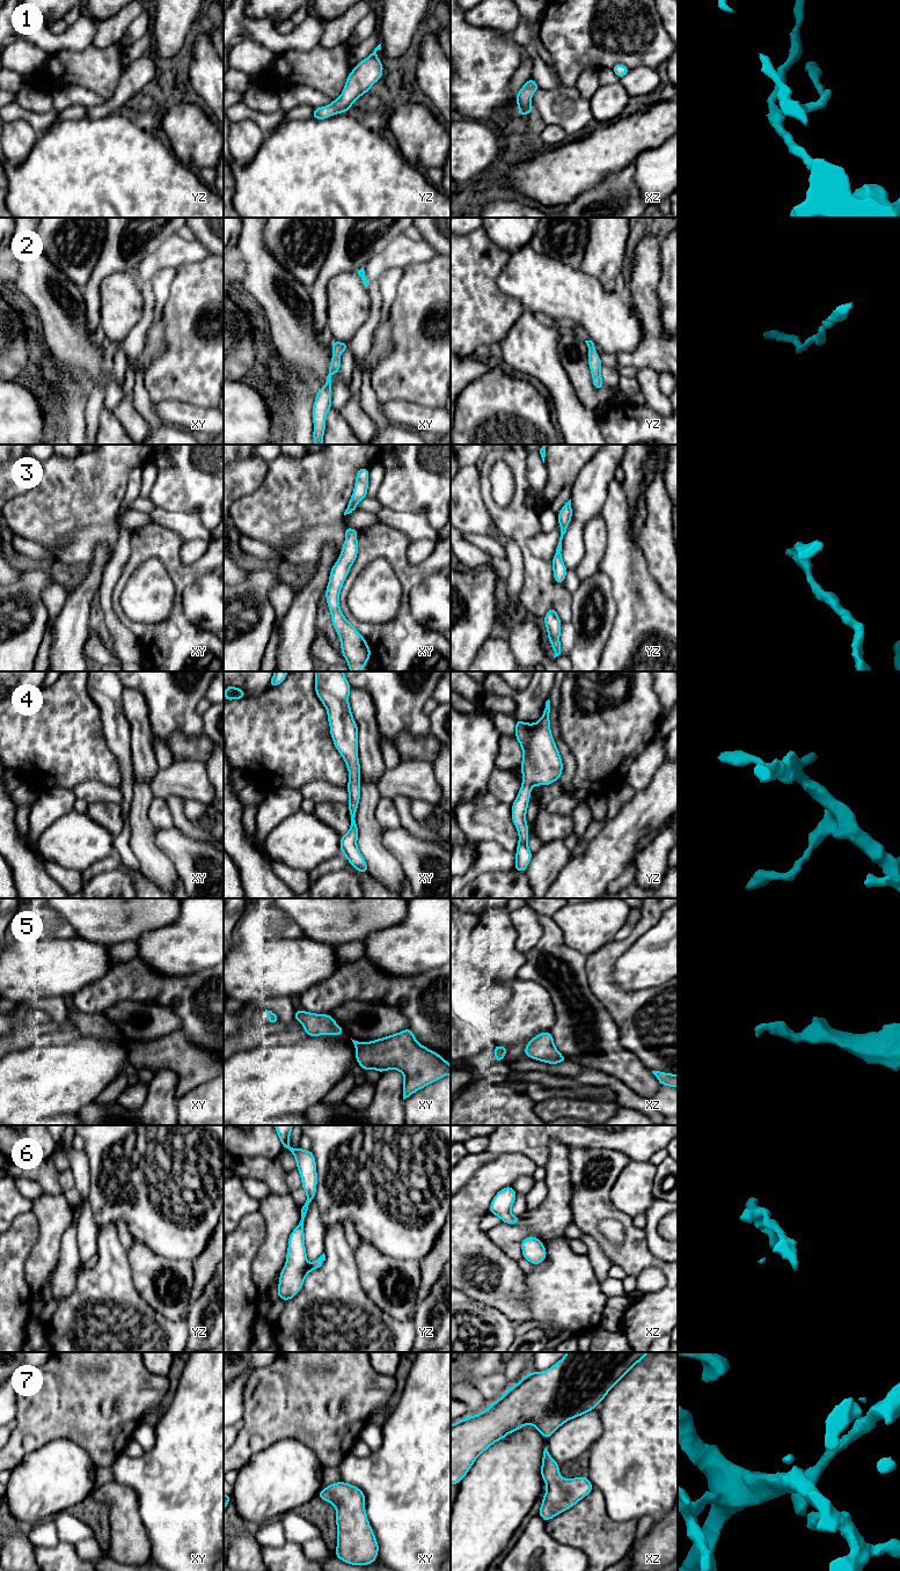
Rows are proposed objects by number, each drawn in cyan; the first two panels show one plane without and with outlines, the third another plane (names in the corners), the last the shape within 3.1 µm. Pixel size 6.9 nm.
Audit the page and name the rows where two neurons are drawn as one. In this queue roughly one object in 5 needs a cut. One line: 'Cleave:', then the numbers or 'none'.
Cleave: none

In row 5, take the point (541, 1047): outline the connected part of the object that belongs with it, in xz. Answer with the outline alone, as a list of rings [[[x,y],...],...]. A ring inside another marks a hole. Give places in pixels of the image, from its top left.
[[[550,1032],[540,1033],[533,1037],[525,1047],[524,1055],[548,1064],[568,1062],[568,1058],[556,1049]]]

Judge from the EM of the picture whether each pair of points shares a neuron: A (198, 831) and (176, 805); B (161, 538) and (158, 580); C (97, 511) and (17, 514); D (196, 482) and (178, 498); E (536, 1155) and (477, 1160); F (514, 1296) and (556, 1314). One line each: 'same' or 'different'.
A: same
B: different
C: same
D: same
E: same
F: different

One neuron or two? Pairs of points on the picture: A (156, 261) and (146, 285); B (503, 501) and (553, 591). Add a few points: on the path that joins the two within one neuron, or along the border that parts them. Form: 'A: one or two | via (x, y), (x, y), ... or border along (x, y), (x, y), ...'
A: two | border along (143, 279), (148, 280)
B: two | border along (514, 481), (512, 499), (505, 506), (498, 506)

